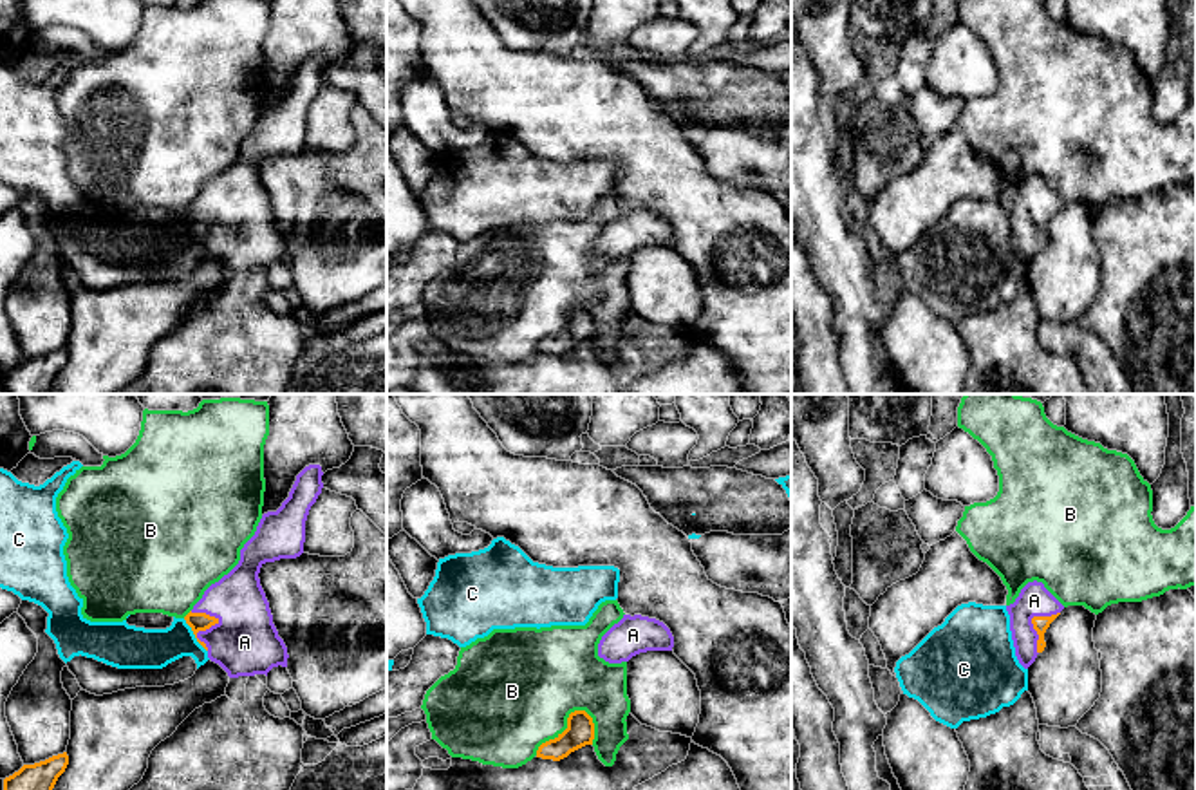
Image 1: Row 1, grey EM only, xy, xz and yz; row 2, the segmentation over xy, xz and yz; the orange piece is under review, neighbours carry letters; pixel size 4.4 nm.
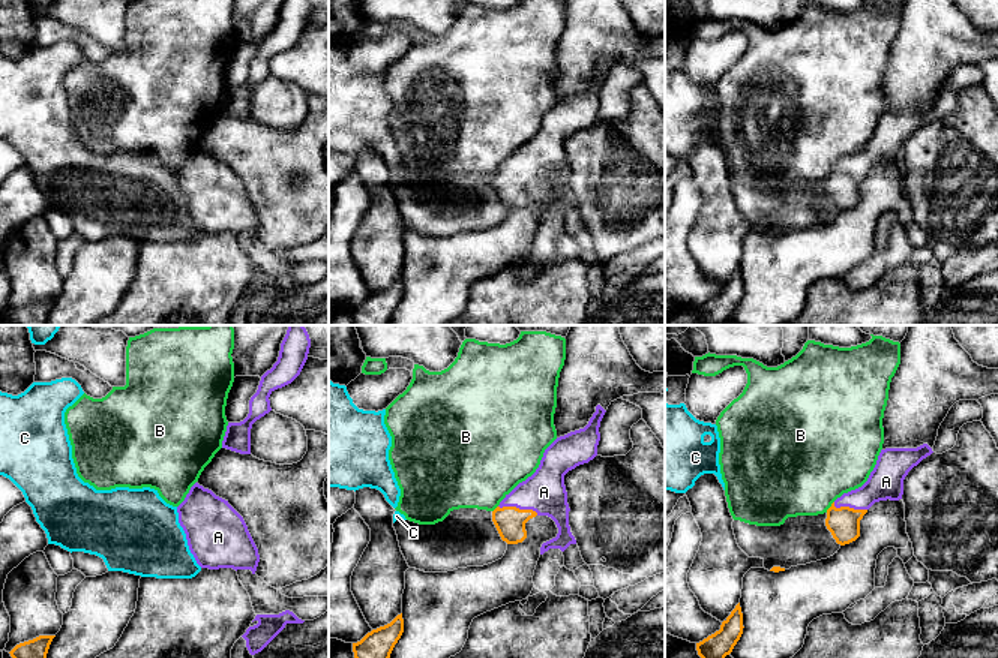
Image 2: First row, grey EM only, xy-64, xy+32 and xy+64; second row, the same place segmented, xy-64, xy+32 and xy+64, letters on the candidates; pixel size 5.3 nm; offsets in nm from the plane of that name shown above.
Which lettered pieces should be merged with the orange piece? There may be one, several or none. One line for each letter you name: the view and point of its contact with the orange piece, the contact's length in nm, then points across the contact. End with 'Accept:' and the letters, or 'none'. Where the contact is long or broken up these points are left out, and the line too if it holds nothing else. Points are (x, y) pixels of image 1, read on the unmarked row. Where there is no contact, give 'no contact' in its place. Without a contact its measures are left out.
A: xy (212, 219) | 190 nm | across xy (196, 216), (212, 219), (226, 219), (244, 237)
Accept: A

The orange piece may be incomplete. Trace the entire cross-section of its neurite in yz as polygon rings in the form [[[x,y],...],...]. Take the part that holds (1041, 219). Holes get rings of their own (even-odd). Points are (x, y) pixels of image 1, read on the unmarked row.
[[[1037,175],[1028,177],[1015,197],[1006,201],[1015,251],[1024,264],[1044,246],[1044,228],[1062,204],[1064,201]]]

